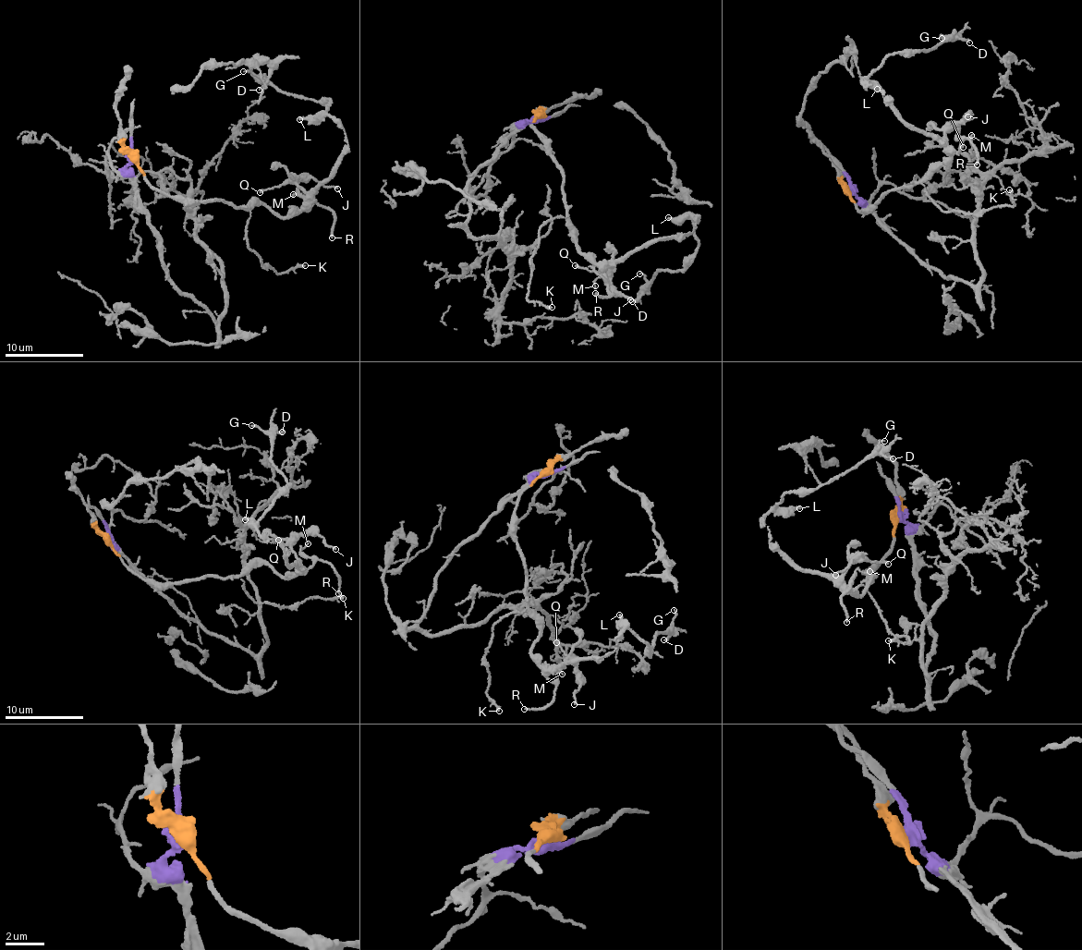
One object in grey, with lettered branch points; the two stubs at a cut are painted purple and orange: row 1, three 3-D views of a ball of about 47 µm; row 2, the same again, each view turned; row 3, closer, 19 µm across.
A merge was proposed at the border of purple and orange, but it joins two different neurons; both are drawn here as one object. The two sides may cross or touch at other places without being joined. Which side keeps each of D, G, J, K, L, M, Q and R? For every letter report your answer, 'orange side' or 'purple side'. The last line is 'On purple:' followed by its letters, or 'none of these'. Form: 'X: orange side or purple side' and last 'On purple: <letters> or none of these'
D: orange side
G: orange side
J: orange side
K: orange side
L: orange side
M: orange side
Q: orange side
R: orange side
On purple: none of these

